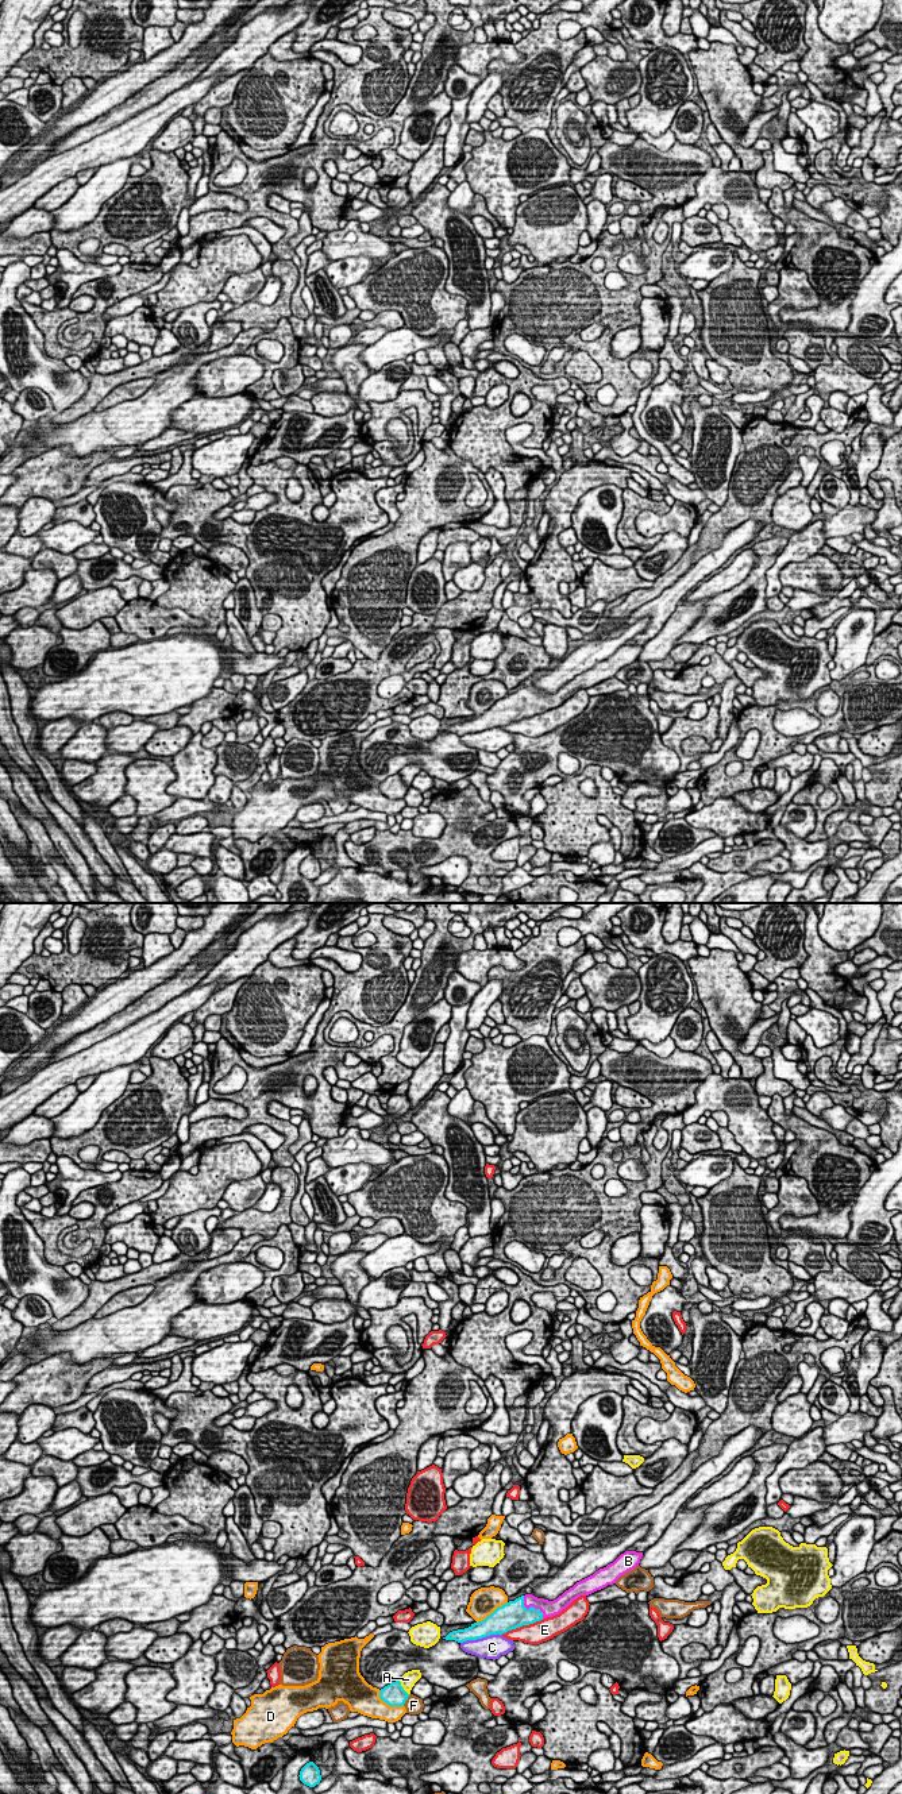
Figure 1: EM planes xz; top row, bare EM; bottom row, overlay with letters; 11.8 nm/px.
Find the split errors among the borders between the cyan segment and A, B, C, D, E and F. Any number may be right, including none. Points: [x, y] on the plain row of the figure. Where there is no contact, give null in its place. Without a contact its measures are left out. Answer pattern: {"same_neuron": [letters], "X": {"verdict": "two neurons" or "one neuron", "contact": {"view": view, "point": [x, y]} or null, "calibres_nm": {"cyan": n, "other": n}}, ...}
{"same_neuron": ["B"], "A": {"verdict": "two neurons", "contact": {"view": "xz", "point": [403, 780]}, "calibres_nm": {"cyan": 280, "other": 180}}, "B": {"verdict": "one neuron", "contact": {"view": "xz", "point": [531, 699]}, "calibres_nm": {"cyan": 320, "other": 190}}, "C": {"verdict": "two neurons", "contact": {"view": "xz", "point": [481, 730]}, "calibres_nm": {"cyan": 260, "other": 280}}, "D": {"verdict": "two neurons", "contact": {"view": "xz", "point": [388, 797]}, "calibres_nm": {"cyan": 280, "other": 320}}, "E": {"verdict": "two neurons", "contact": {"view": "xz", "point": [521, 718]}, "calibres_nm": {"cyan": 320, "other": 260}}, "F": {"verdict": "two neurons", "contact": {"view": "xz", "point": [407, 791]}, "calibres_nm": {"cyan": 280, "other": 220}}}

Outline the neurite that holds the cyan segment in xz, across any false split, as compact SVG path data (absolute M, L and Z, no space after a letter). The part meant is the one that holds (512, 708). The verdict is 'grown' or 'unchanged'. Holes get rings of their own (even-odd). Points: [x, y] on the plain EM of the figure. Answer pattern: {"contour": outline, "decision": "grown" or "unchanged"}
{"contour": "M625 644L613 656L577 675L554 694L537 691L532 687L521 688L498 699L485 713L474 715L469 721L452 724L443 732L458 736L477 733L490 728L502 728L523 718L559 707L578 690L589 688L608 678L616 676L621 668L639 659L641 649L643 645Z", "decision": "grown"}

